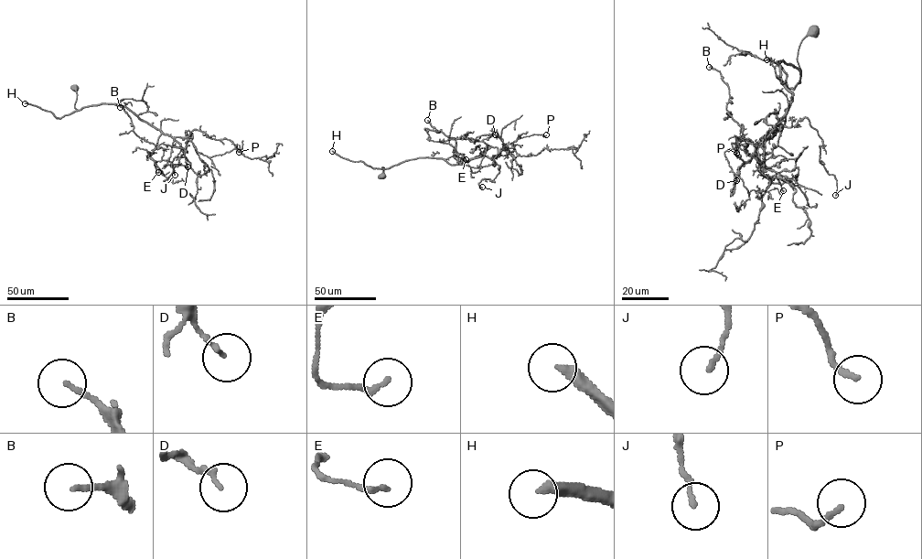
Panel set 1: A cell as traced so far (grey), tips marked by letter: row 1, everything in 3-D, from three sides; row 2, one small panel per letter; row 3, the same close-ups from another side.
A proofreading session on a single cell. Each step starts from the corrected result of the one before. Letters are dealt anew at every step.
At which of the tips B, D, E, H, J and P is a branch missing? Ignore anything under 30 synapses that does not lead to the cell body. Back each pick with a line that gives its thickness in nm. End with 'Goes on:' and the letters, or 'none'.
H: 320 nm
Goes on: H

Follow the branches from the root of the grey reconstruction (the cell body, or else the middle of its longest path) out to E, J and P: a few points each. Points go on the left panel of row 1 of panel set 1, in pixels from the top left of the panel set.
E: (75, 88), (76, 109), (101, 103), (123, 105), (180, 145), (190, 167), (162, 160), (155, 162), (158, 172)
J: (75, 88), (78, 110), (123, 105), (173, 137), (190, 138), (192, 134), (171, 163), (175, 175)
P: (75, 88), (78, 110), (123, 105), (165, 134), (187, 138), (208, 156), (234, 148), (239, 152)

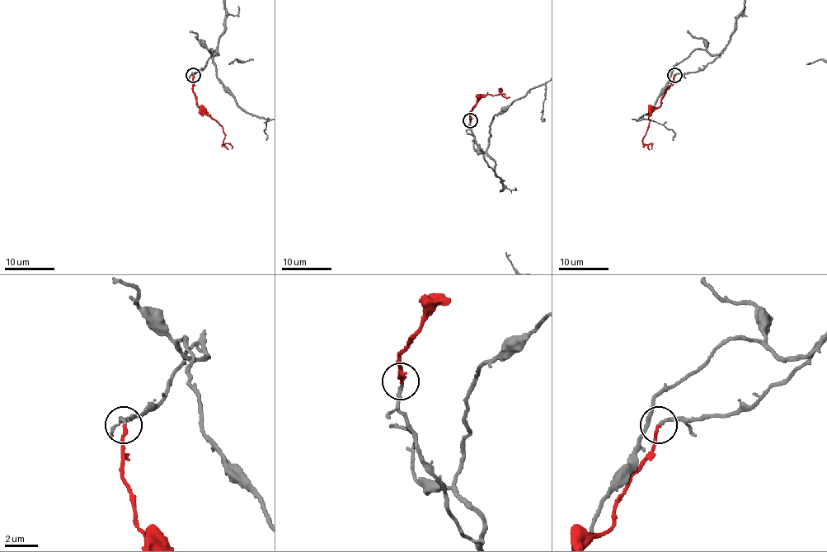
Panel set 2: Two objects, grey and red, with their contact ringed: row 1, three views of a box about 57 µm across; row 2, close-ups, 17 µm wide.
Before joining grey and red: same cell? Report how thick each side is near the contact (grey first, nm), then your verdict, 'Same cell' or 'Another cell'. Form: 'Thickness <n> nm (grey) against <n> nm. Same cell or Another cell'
Thickness 180 nm (grey) against 180 nm. Same cell

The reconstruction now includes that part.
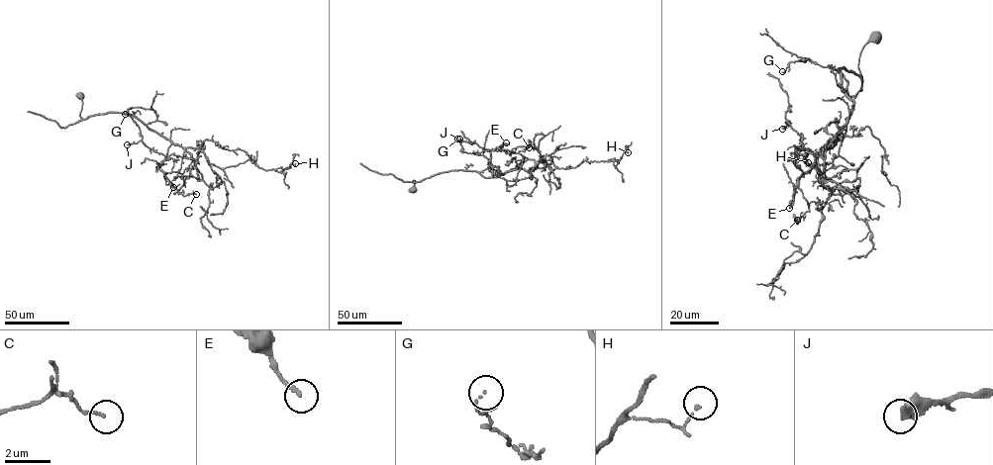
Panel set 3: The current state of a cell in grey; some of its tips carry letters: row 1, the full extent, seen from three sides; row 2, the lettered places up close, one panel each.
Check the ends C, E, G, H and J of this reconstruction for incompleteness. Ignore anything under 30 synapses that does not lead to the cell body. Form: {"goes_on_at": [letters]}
{"goes_on_at": []}

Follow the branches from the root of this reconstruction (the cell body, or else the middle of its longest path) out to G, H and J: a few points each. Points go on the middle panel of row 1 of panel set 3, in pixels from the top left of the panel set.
G: (413, 189), (413, 180), (418, 182), (450, 170), (480, 172), (490, 167), (483, 155), (461, 151), (457, 139)
H: (413, 189), (413, 180), (450, 170), (493, 177), (550, 163), (569, 168), (584, 160), (620, 159), (628, 152)
J: (413, 189), (413, 180), (457, 170), (493, 177), (524, 160), (519, 153), (485, 149), (459, 139)

